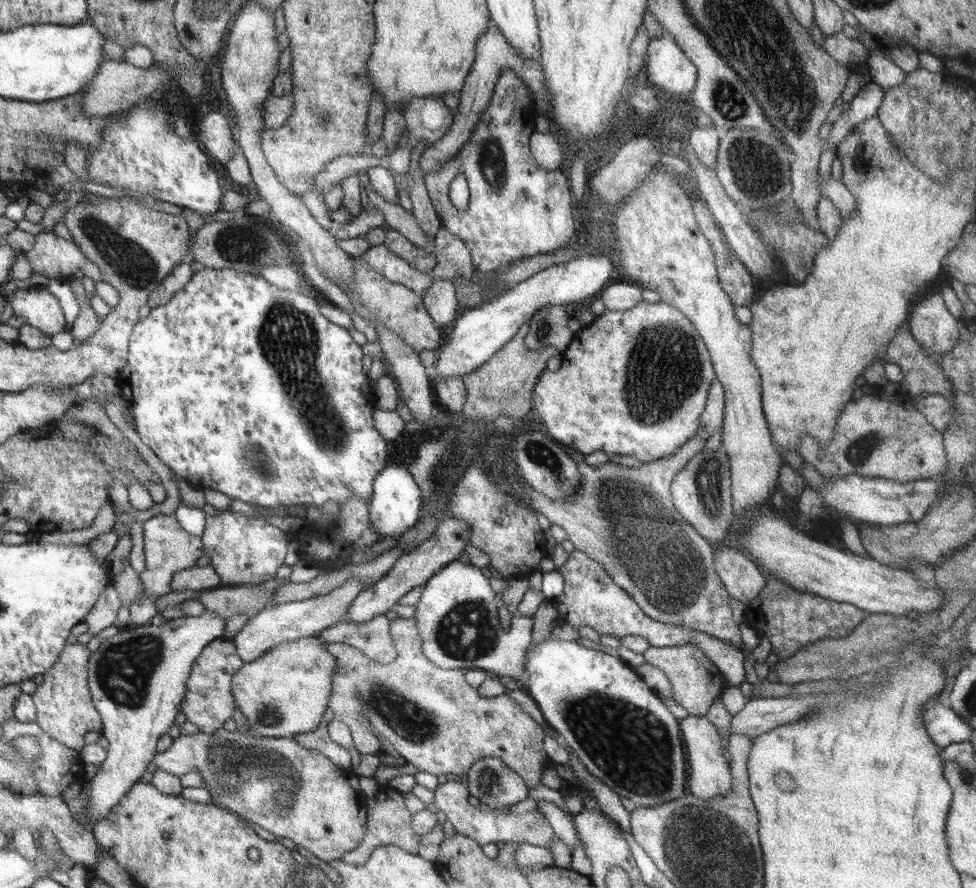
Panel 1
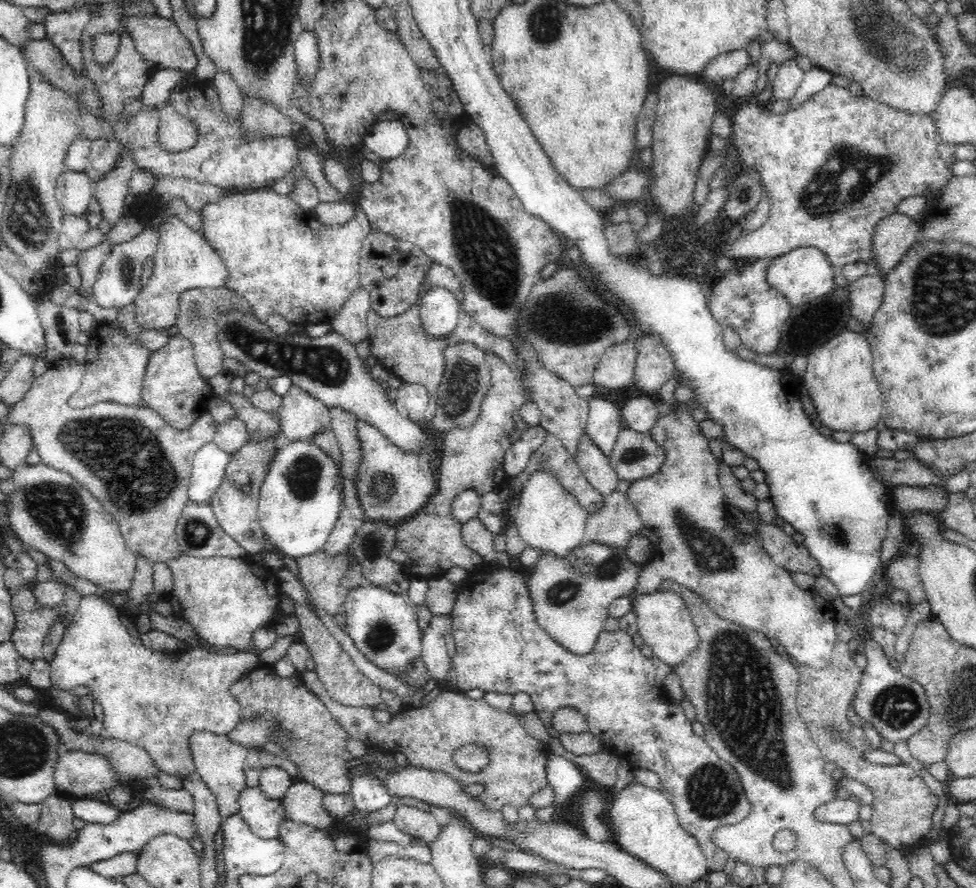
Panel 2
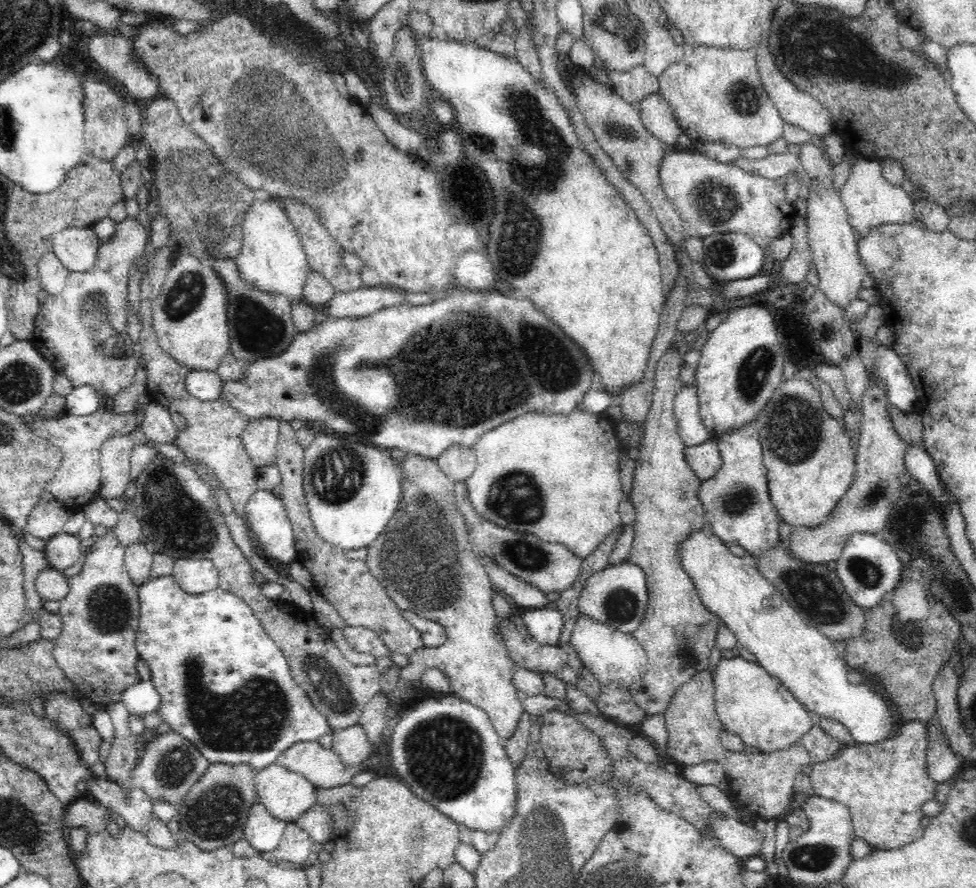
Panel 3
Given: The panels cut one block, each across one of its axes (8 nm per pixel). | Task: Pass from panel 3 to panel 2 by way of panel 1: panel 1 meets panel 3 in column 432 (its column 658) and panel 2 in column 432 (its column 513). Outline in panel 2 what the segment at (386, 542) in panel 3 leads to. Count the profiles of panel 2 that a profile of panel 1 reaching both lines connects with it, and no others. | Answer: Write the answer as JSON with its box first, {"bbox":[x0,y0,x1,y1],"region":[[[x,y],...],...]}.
{"bbox":[358,420,436,526],"region":[[[358,420],[358,424],[364,446],[364,462],[358,472],[358,496],[368,520],[396,526],[414,518],[436,494],[436,482],[428,460],[424,454],[400,454],[372,424],[362,420]]]}

